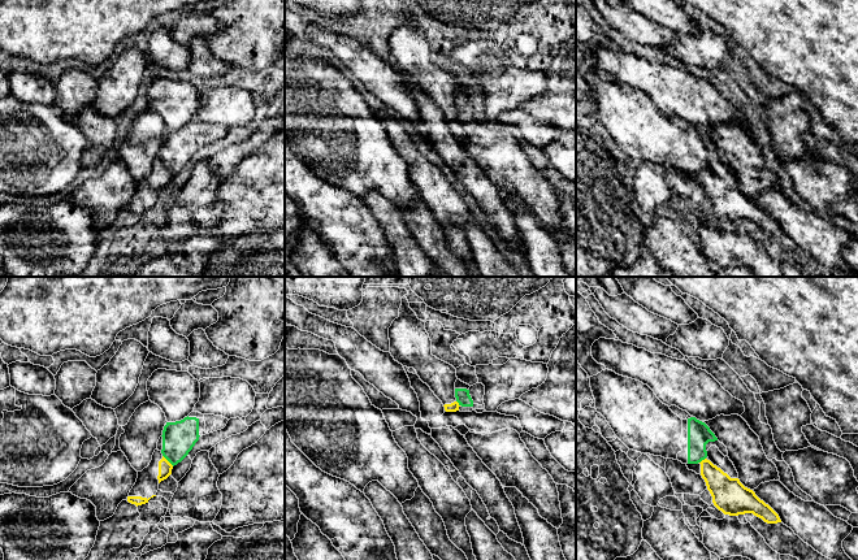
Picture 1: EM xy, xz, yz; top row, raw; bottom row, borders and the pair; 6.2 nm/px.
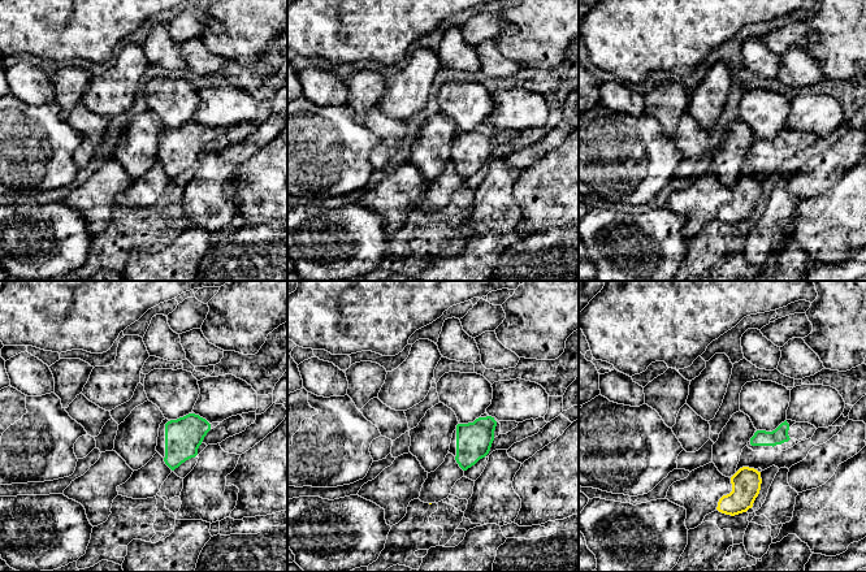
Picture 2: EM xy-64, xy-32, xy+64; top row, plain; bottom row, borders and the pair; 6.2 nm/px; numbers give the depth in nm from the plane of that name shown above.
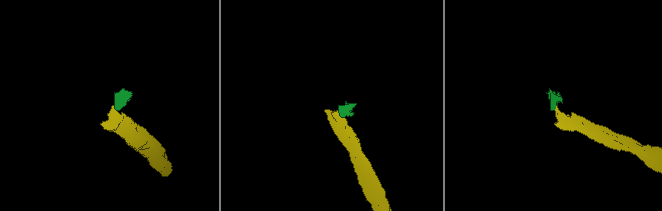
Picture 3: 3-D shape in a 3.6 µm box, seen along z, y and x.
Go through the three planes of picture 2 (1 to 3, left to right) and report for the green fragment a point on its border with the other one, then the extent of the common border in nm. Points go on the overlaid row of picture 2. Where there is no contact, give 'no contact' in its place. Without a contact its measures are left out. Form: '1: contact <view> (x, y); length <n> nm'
1: no contact
2: no contact
3: no contact

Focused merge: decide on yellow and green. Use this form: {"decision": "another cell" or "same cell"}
{"decision": "another cell"}

